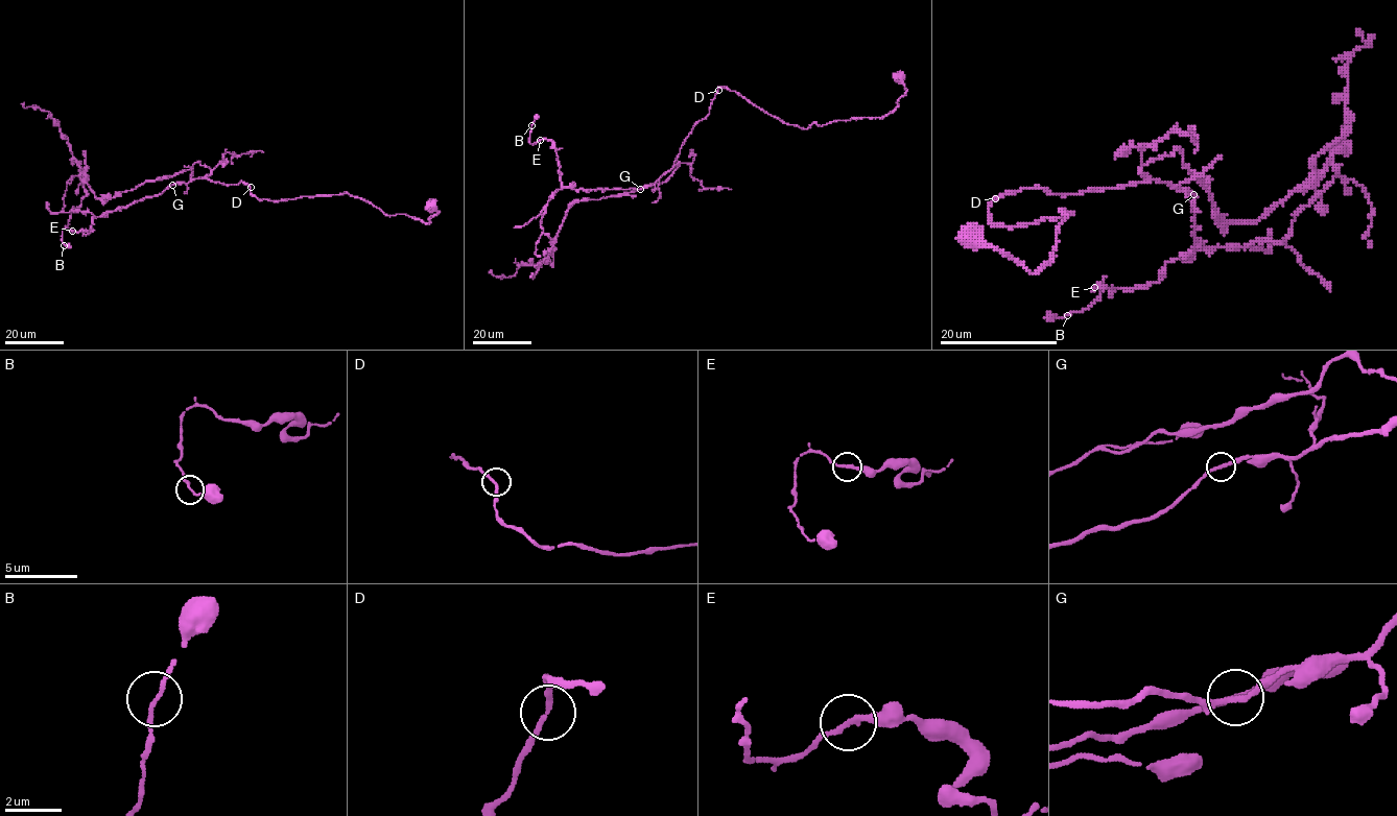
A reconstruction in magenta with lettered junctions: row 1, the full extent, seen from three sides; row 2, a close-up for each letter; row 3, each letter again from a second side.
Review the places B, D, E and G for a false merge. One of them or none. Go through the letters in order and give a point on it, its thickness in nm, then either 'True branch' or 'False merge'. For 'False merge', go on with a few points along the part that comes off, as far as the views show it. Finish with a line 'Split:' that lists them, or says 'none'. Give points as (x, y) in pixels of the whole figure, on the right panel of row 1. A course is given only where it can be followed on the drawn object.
B: Place: (1067, 315). Thickness 130 nm. True branch
D: Place: (995, 198). Thickness 190 nm. True branch
E: Place: (1094, 287). Thickness 200 nm. True branch
G: Place: (1193, 194). Thickness 200 nm. True branch
Split: none

